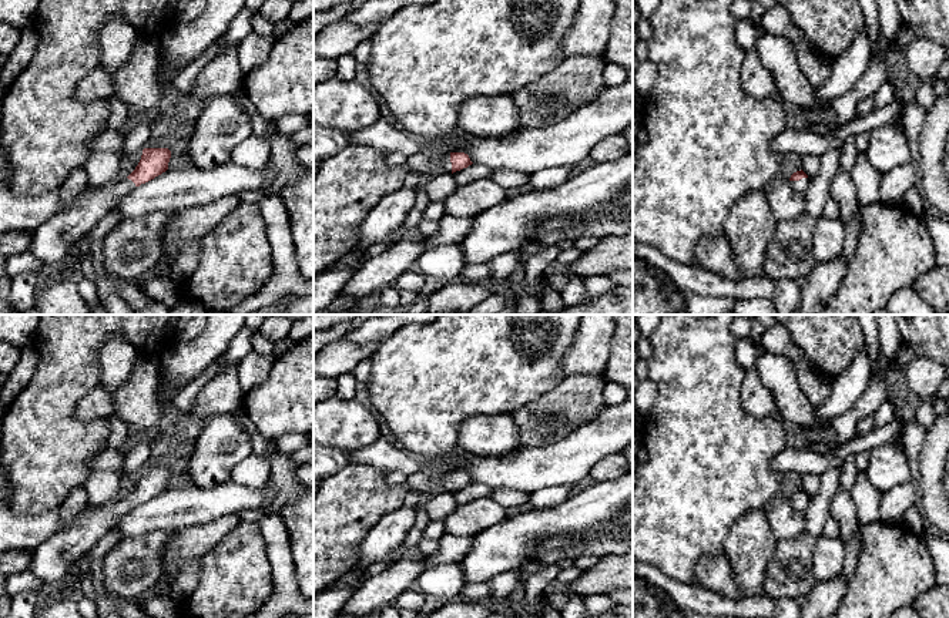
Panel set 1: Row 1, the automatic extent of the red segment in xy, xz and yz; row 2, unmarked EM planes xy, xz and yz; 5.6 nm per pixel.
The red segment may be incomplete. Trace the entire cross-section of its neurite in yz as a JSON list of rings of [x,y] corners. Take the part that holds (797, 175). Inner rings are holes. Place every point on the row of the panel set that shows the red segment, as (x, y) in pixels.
[[[801,169],[801,171],[797,171],[791,175],[789,178],[791,181],[791,185],[795,191],[801,192],[801,194],[805,194],[808,185],[809,185],[809,178],[808,175]]]

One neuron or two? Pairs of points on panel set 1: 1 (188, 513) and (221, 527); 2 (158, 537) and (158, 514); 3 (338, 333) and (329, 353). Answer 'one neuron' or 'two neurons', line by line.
1: two neurons
2: two neurons
3: two neurons

